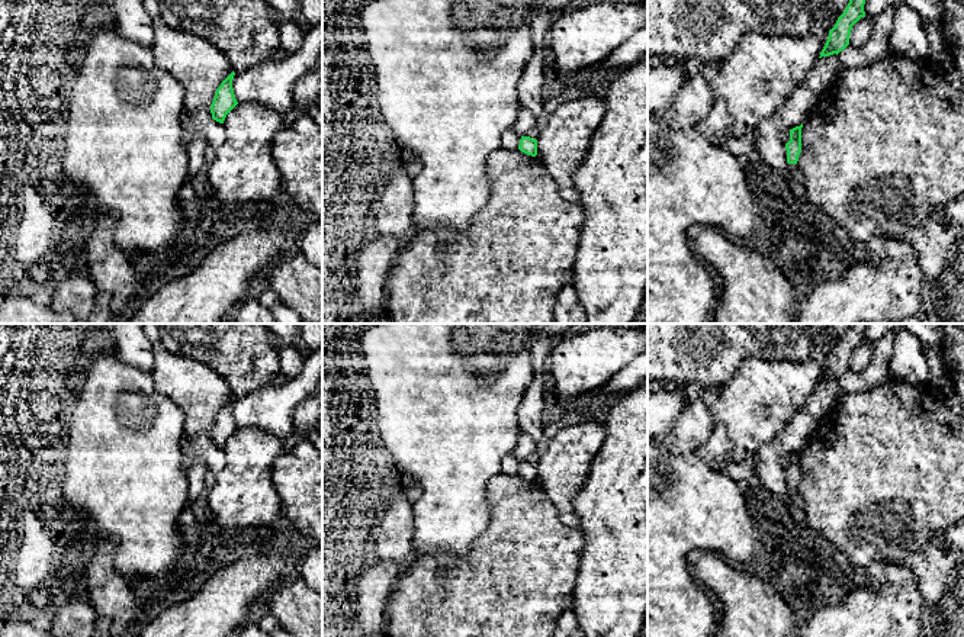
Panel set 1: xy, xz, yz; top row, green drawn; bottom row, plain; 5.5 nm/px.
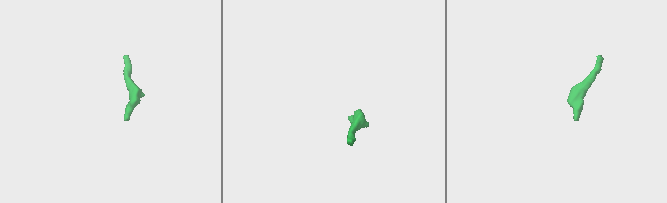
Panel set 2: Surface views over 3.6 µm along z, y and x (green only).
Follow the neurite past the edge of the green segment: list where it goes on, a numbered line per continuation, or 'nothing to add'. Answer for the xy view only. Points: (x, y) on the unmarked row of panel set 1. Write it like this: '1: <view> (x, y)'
nothing to add

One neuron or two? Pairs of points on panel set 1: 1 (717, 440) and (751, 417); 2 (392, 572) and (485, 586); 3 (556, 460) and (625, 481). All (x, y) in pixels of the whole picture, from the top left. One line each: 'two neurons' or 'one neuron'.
1: two neurons
2: two neurons
3: two neurons

